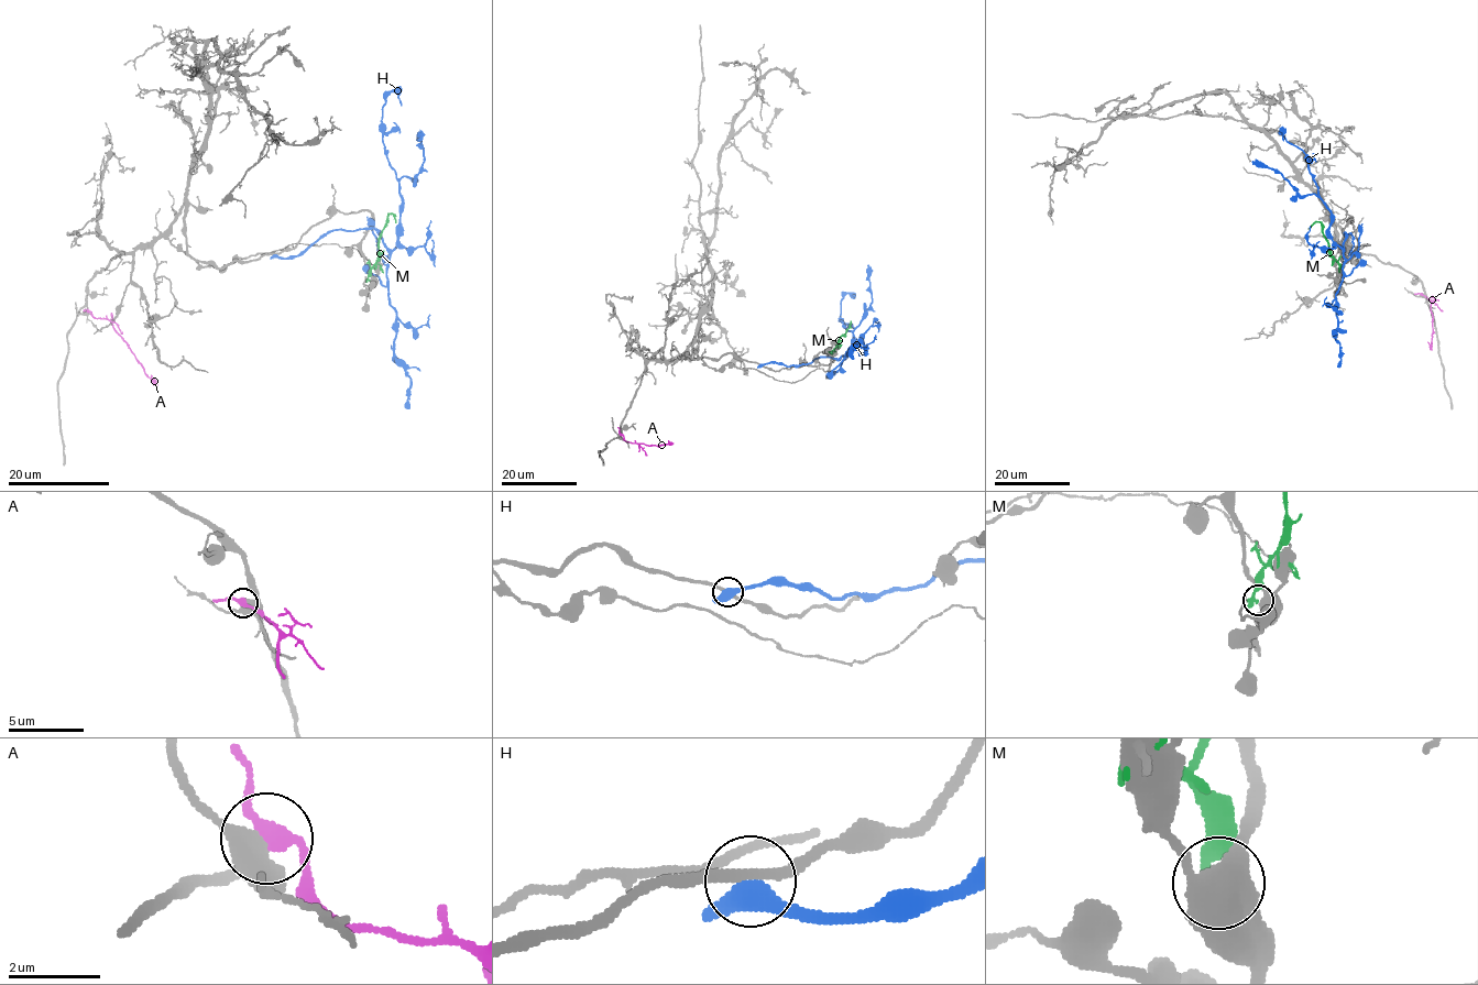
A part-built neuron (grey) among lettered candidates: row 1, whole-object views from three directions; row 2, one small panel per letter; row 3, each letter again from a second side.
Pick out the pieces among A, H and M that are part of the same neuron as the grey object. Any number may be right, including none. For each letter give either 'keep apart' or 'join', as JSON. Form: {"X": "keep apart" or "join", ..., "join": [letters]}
{"A": "keep apart", "H": "keep apart", "M": "keep apart", "join": []}

